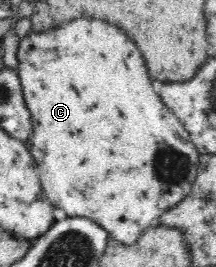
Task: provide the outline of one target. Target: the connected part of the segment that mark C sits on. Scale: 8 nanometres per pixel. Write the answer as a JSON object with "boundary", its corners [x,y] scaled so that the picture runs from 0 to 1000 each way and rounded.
{"boundary":[[[361,67],[361,75],[333,75],[250,112],[222,112],[222,120],[144,116],[93,142],[74,217],[83,225],[79,281],[93,296],[111,382],[148,427],[148,472],[157,472],[148,509],[134,517],[148,532],[139,569],[148,569],[148,592],[167,599],[162,629],[185,659],[199,730],[231,760],[306,787],[315,809],[398,809],[398,816],[435,824],[542,906],[611,918],[681,854],[718,843],[782,783],[880,727],[917,648],[926,577],[912,551],[898,547],[856,472],[824,457],[824,442],[759,397],[741,360],[713,345],[704,300],[685,292],[676,240],[657,225],[648,187],[546,97],[519,97],[454,67]]]}

